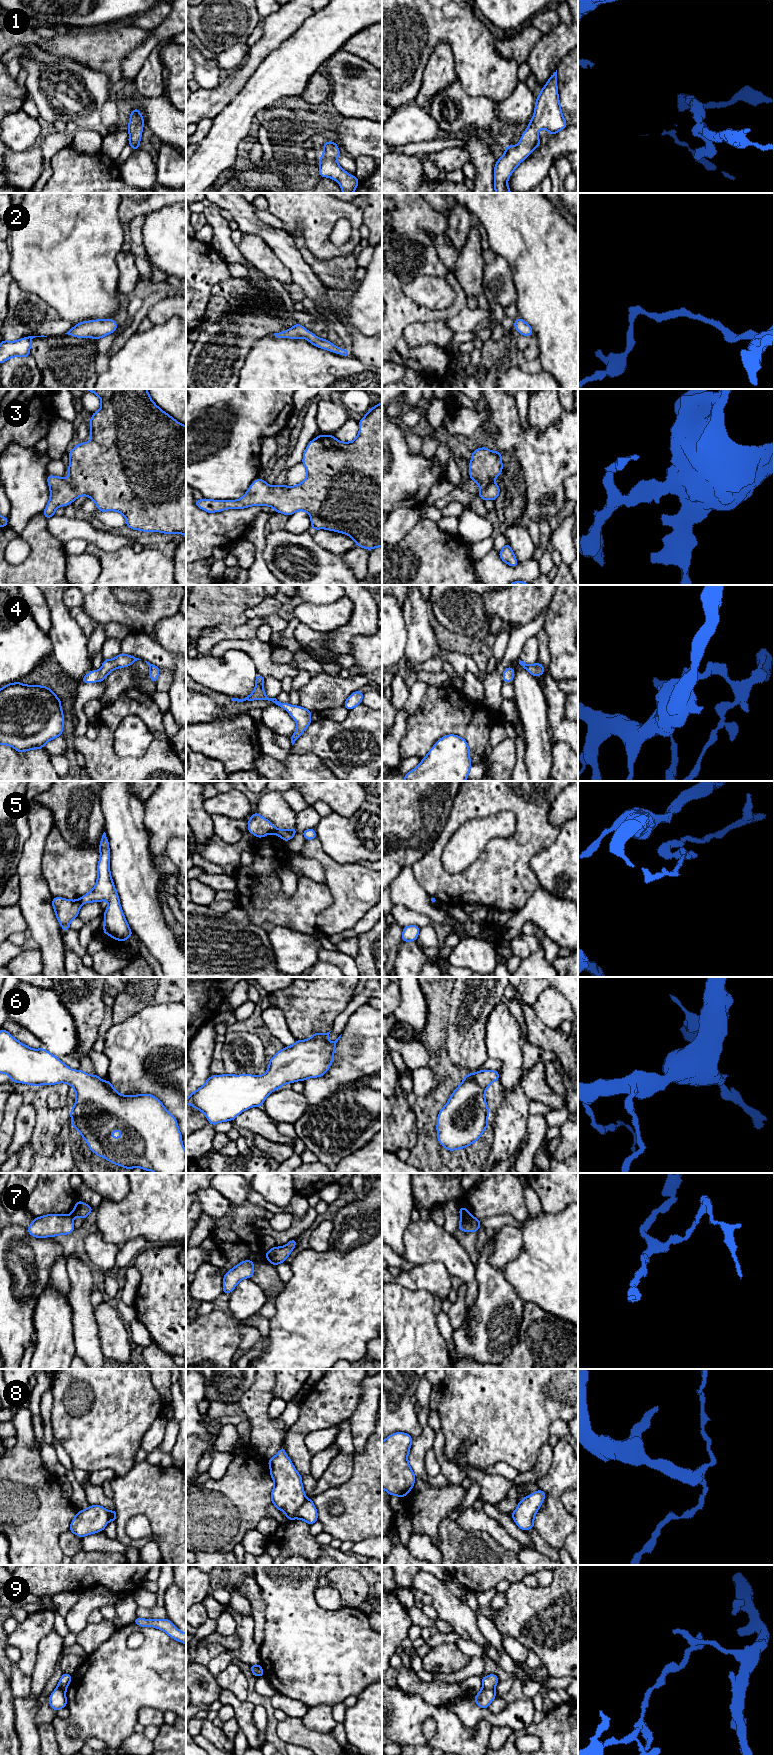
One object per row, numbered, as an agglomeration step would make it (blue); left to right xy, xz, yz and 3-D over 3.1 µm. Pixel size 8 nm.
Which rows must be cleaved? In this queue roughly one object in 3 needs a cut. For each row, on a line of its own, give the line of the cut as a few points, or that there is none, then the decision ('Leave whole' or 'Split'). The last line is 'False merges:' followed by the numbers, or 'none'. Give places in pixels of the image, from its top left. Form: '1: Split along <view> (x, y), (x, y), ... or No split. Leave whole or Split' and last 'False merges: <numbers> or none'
1: No split. Leave whole
2: No split. Leave whole
3: No split. Leave whole
4: No split. Leave whole
5: Split along xy (79, 899), (82, 903). Split
6: No split. Leave whole
7: Split along yz (469, 1214), (461, 1218). Split
8: Split along xz (307, 1499), (294, 1513), (287, 1517). Split
9: Split along yz (482, 1687), (493, 1689). Split
False merges: 5, 7, 8, 9

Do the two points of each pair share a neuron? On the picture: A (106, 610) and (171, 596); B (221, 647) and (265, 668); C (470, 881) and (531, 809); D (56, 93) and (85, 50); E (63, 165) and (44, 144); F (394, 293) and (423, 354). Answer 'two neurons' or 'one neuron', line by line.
A: one neuron
B: one neuron
C: one neuron
D: two neurons
E: two neurons
F: one neuron

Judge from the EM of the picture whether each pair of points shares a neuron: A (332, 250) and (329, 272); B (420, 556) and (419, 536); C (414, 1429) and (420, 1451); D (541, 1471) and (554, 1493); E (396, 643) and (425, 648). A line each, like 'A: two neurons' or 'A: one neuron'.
A: two neurons
B: one neuron
C: two neurons
D: two neurons
E: two neurons

